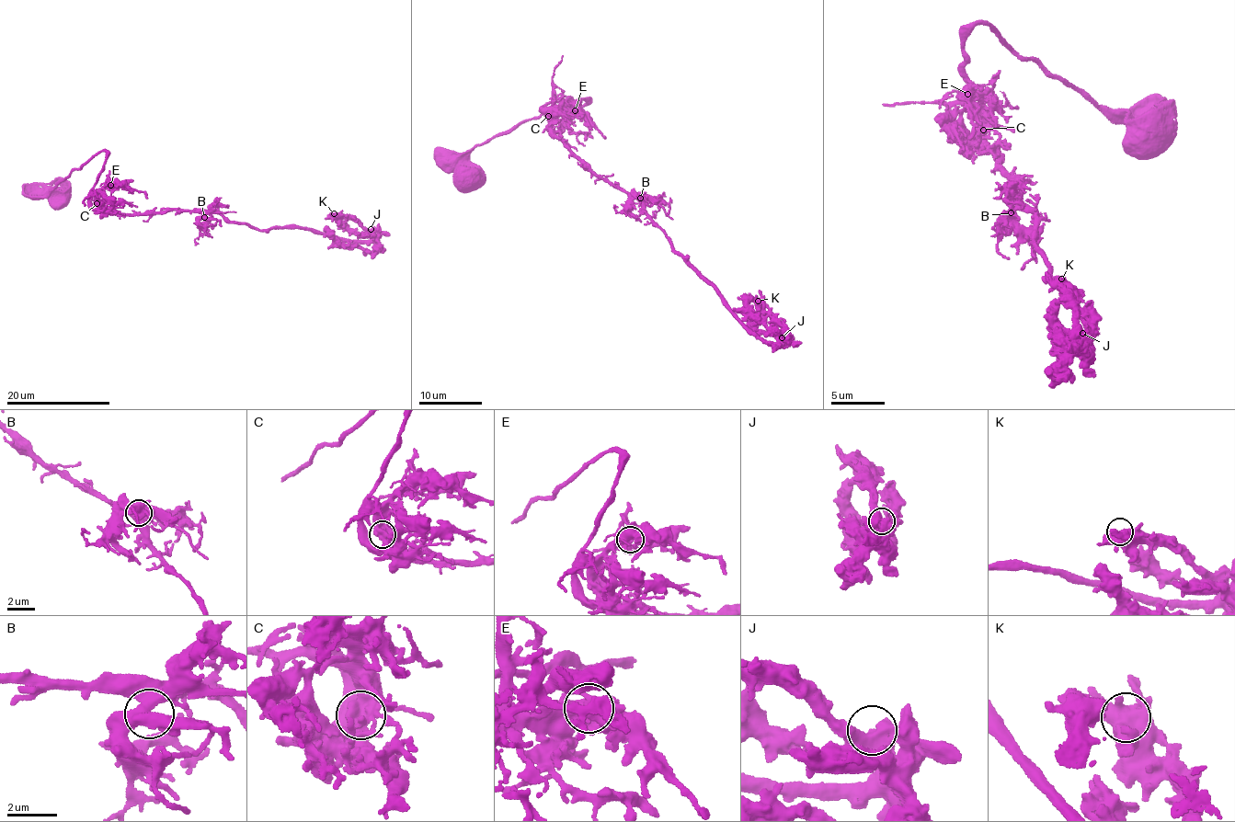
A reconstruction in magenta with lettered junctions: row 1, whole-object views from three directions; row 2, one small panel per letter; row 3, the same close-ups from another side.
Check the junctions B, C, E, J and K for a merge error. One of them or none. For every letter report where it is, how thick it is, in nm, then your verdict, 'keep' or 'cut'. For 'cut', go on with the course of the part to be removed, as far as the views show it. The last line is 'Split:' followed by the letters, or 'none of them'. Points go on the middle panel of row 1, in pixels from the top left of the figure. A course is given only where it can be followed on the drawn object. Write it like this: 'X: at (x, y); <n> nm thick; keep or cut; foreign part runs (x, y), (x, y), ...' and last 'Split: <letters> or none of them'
B: at (640, 198); 480 nm thick; keep
C: at (548, 116); 550 nm thick; keep
E: at (575, 110); 550 nm thick; keep
J: at (782, 337); 550 nm thick; keep
K: at (758, 301); 600 nm thick; keep
Split: none of them

